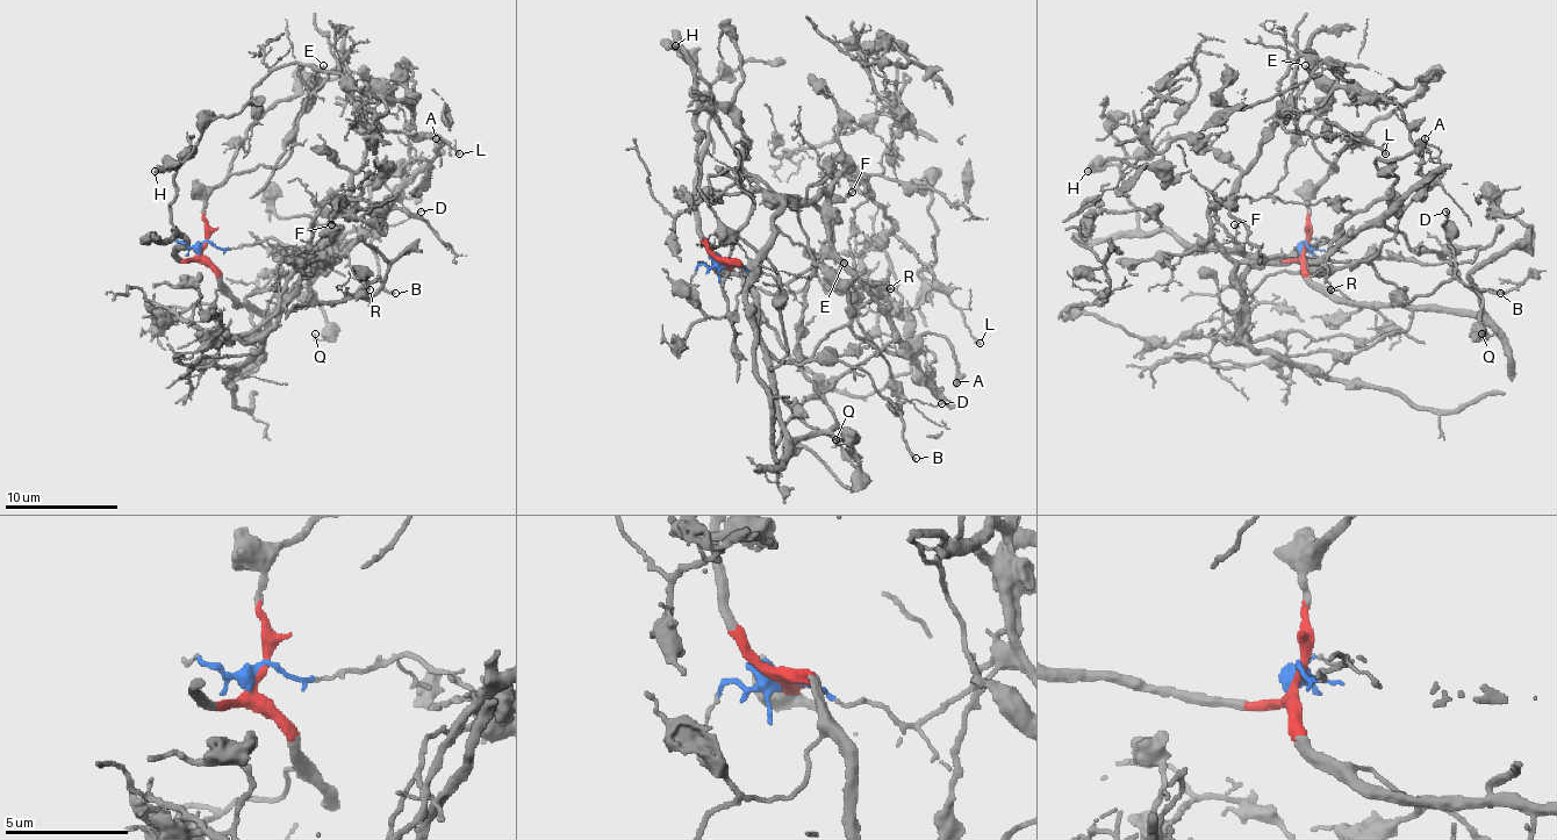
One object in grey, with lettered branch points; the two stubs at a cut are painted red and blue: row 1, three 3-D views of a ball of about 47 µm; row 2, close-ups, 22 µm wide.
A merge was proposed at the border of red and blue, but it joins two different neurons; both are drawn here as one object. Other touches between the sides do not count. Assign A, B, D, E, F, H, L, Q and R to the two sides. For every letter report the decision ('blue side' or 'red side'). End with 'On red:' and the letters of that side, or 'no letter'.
A: blue side
B: red side
D: red side
E: red side
F: blue side
H: red side
L: blue side
Q: red side
R: blue side
On red: B, D, E, H, Q

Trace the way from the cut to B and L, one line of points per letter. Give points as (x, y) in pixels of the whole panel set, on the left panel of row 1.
B: (201, 248), (201, 259), (238, 303), (258, 289), (342, 301), (375, 279), (395, 293)
L: (201, 248), (268, 239), (308, 256), (314, 216), (348, 194), (375, 123), (438, 135), (460, 155)

